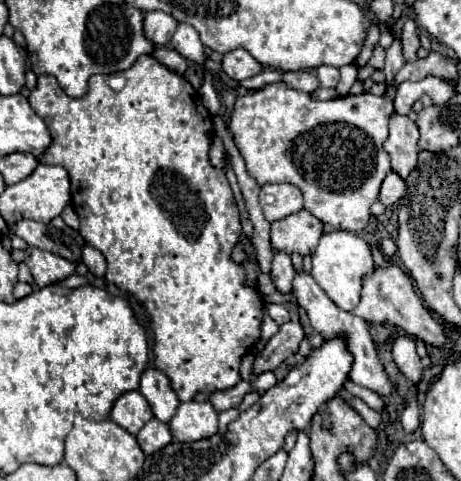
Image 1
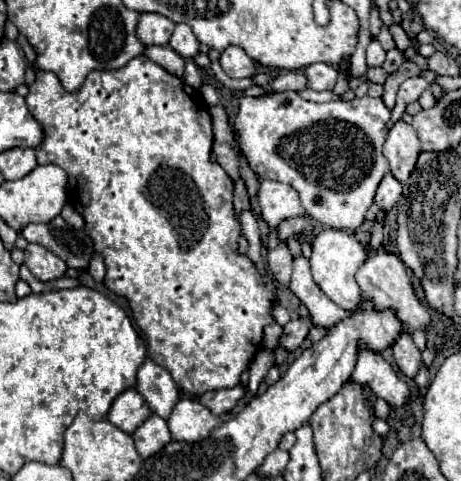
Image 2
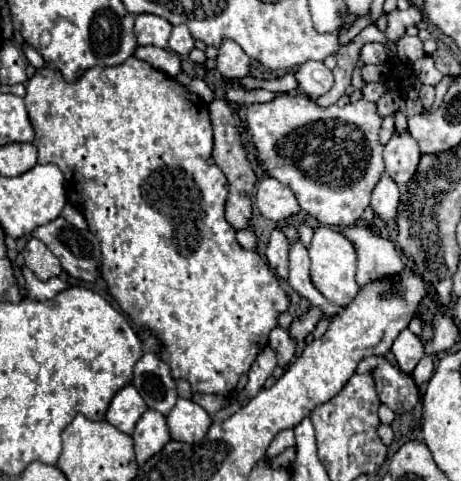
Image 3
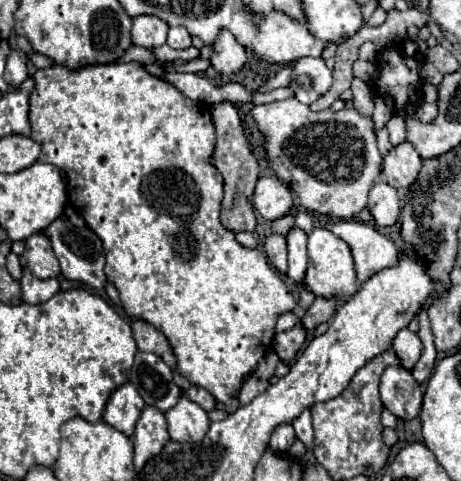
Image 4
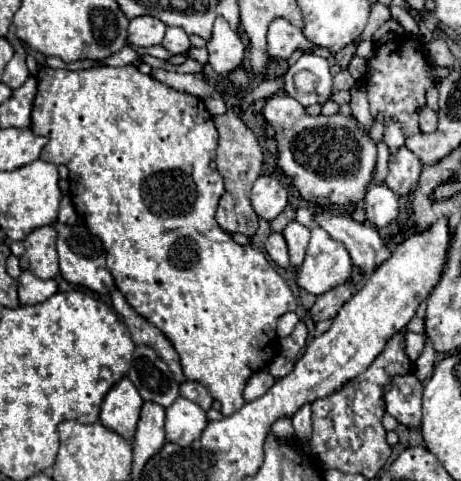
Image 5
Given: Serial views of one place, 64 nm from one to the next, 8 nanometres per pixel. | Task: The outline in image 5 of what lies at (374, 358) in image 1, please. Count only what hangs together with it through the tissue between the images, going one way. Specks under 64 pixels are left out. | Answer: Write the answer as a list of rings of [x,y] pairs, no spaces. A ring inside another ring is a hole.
[[[296,220],[290,222],[282,236],[288,242],[288,252],[290,252],[290,272],[296,272],[300,268],[300,264],[304,262],[304,254],[306,254],[306,246],[310,240],[310,230],[302,224],[298,224]],[[414,374],[392,376],[390,390],[384,392],[386,412],[404,426],[420,426],[422,422],[424,386]]]

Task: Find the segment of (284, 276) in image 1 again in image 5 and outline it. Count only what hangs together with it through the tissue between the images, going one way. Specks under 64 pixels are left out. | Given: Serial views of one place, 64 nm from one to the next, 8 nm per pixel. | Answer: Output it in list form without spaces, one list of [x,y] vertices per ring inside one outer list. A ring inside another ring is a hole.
[[[272,232],[264,244],[270,260],[274,260],[280,268],[288,268],[288,246],[286,246],[286,240],[282,234],[276,234]]]

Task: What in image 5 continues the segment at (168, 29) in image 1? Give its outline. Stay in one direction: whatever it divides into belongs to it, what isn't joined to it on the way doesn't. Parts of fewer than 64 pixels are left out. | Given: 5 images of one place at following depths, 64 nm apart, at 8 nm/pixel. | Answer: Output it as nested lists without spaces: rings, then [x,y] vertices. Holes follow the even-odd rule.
[[[138,16],[138,18],[130,20],[128,42],[134,46],[142,46],[142,48],[162,44],[166,28],[168,26],[154,16]]]

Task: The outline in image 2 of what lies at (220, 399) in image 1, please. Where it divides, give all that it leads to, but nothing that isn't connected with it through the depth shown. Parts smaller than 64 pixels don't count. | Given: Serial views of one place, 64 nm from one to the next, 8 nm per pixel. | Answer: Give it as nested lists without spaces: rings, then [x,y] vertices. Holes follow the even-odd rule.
[[[238,384],[238,386],[228,388],[228,390],[218,390],[218,392],[206,392],[206,394],[202,394],[200,396],[200,404],[204,404],[216,416],[220,416],[220,414],[232,410],[242,400],[244,394],[246,394],[246,386]]]

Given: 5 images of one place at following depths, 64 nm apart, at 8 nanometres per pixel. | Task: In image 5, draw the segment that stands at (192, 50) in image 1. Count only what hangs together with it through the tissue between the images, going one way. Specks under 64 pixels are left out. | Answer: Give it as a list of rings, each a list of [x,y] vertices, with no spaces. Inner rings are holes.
[[[168,28],[164,36],[164,48],[172,54],[184,54],[190,50],[190,38],[182,28]]]

